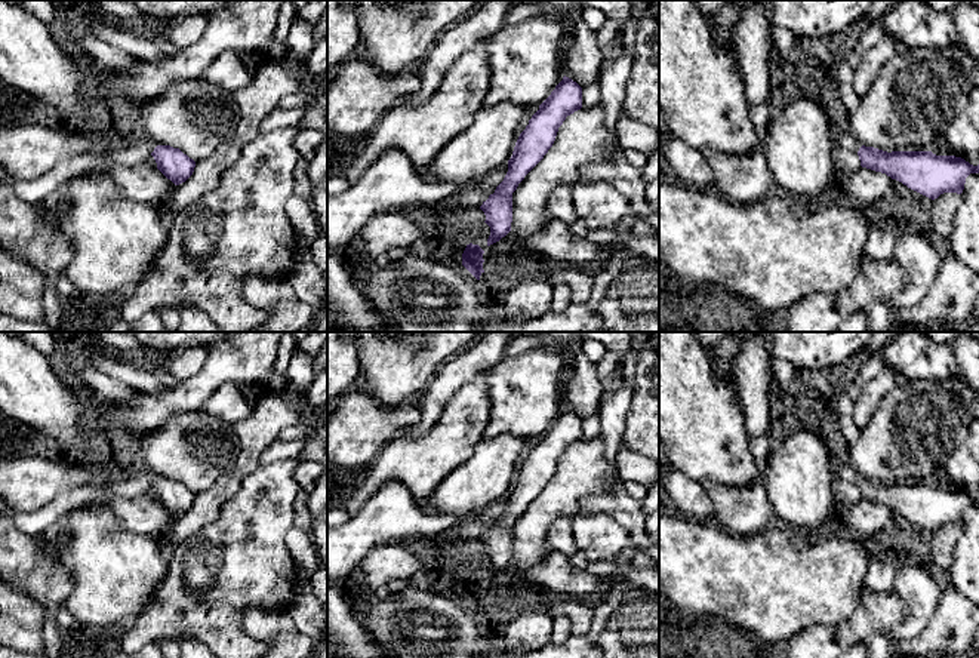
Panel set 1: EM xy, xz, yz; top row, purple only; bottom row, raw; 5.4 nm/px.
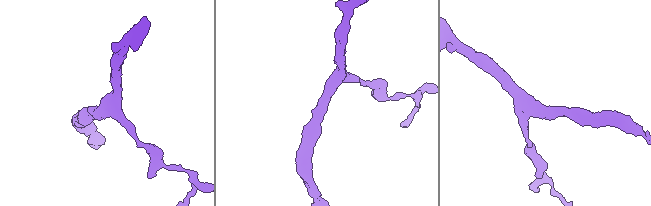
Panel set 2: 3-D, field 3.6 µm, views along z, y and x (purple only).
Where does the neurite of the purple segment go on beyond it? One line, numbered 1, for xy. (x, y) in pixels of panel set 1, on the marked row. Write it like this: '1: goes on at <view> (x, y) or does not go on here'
1: does not go on here

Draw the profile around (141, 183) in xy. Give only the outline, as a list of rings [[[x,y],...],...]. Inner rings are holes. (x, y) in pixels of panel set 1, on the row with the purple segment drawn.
[[[108,163],[101,169],[89,170],[81,175],[92,178],[107,175],[118,185],[126,197],[150,205],[169,199],[176,187],[158,169],[147,164],[118,166]]]

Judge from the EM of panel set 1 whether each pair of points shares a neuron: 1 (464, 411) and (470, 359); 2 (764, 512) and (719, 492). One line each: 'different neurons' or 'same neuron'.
1: different neurons
2: same neuron

